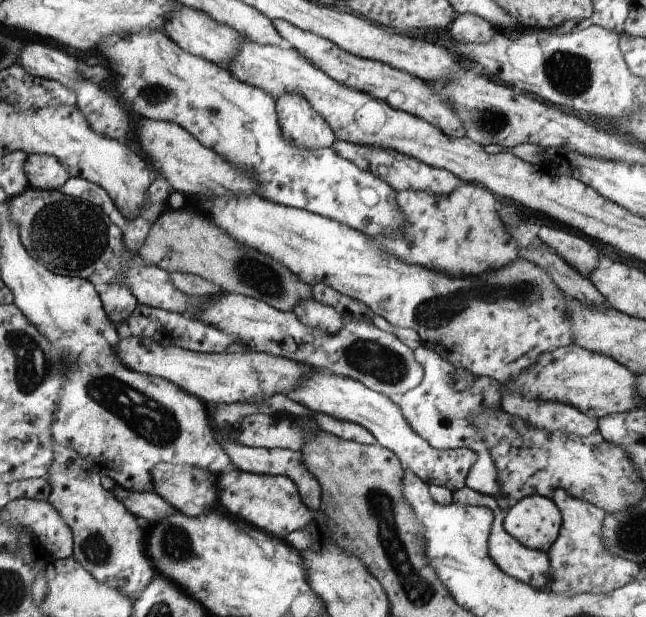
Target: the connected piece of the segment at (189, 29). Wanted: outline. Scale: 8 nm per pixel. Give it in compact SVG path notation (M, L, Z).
M179 5L176 10L170 10L162 22L162 29L186 52L215 63L222 62L224 65L228 64L236 54L239 54L240 44L245 42L236 30L214 22L209 14L196 8L190 8L190 6Z

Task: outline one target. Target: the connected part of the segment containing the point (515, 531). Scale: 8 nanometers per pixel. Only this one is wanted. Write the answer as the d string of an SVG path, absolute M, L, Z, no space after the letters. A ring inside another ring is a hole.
M532 495L507 509L505 529L531 549L548 552L561 532L561 510L551 498Z

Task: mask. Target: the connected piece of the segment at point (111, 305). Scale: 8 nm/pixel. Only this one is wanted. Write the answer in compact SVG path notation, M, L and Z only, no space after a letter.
M110 284L108 290L101 293L101 301L105 305L106 314L114 322L114 326L122 324L130 314L134 312L136 305L139 303L137 298L130 292L130 287L126 284Z

